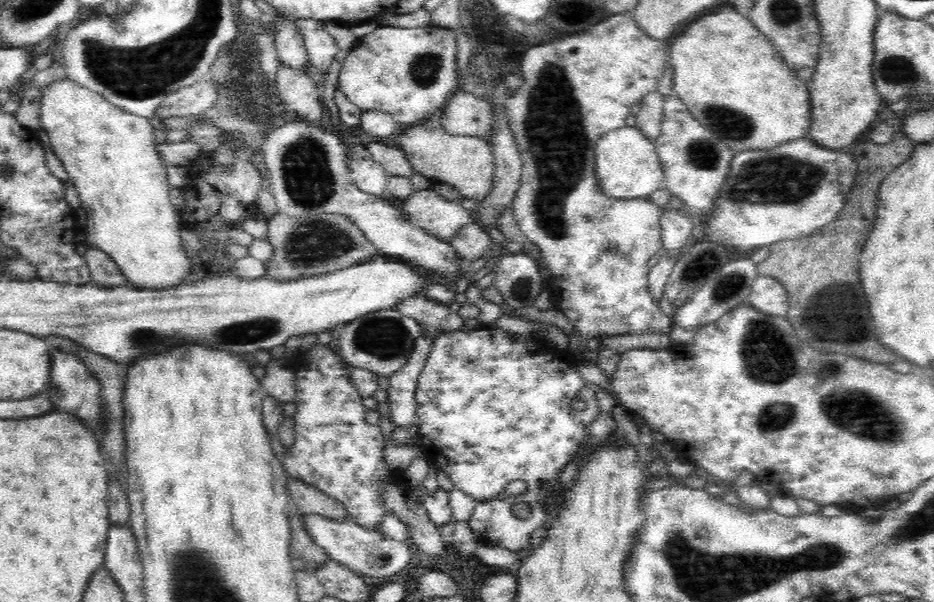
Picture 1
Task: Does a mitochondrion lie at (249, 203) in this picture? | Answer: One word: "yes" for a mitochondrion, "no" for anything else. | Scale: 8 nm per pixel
no

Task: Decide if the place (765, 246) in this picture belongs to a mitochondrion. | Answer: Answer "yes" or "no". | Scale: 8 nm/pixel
no

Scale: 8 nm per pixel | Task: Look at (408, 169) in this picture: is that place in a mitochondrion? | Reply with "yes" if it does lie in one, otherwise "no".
no

